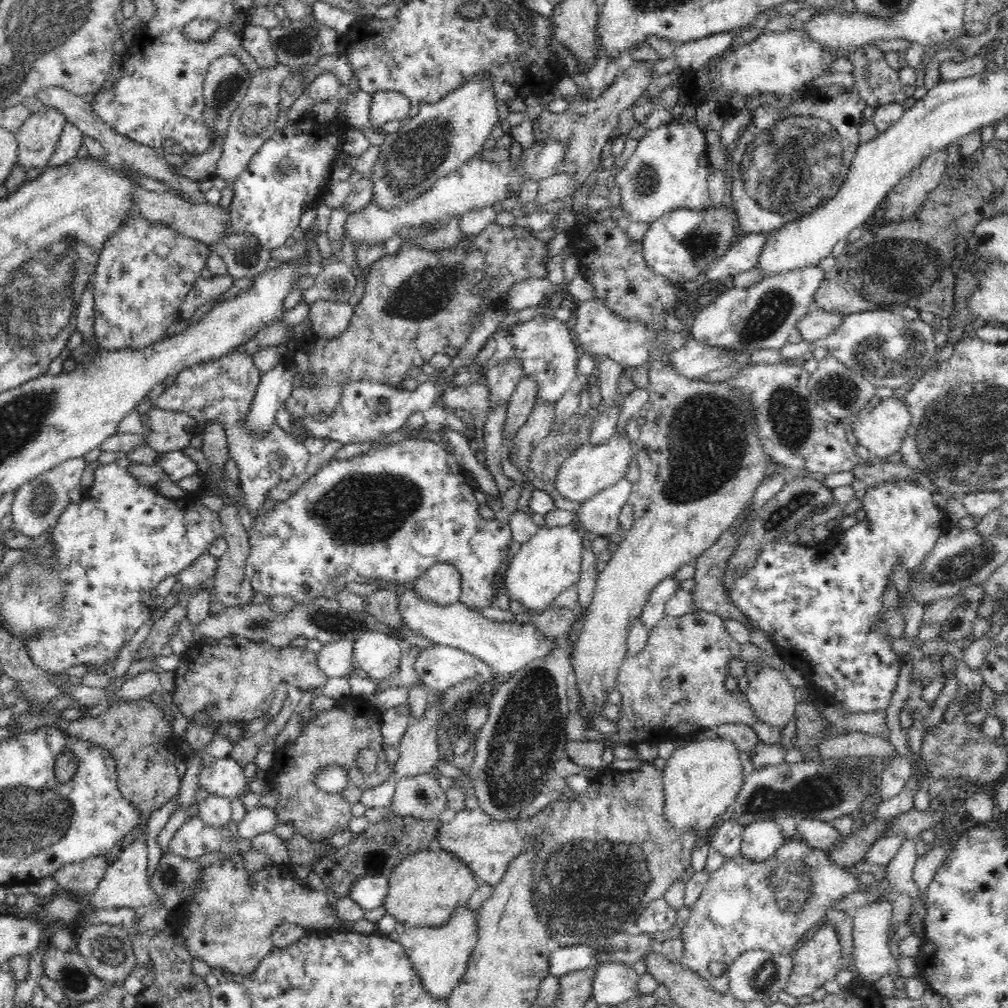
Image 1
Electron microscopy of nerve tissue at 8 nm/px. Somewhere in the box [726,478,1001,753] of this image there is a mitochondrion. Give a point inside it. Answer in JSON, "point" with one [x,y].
{"point":[959,567]}

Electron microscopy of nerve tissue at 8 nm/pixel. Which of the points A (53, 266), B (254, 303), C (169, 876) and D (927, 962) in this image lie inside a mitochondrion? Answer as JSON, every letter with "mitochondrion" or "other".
{"A":"mitochondrion","B":"other","C":"mitochondrion","D":"other"}

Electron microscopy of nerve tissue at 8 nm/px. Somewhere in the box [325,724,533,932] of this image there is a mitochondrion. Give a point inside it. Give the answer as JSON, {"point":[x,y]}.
{"point":[375,862]}

